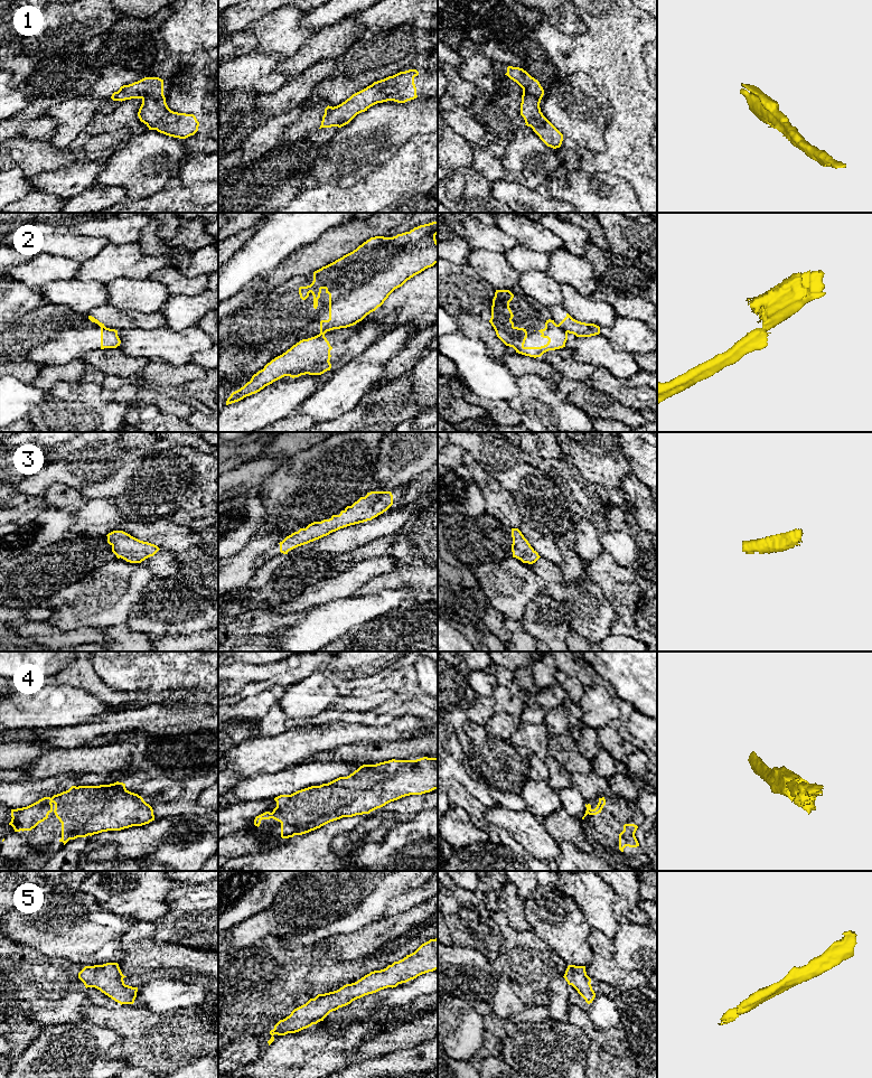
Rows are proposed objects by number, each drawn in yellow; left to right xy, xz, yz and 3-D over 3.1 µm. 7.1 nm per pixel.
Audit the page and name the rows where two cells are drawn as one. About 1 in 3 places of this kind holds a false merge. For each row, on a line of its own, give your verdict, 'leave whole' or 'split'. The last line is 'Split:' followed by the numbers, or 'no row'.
1: leave whole
2: split
3: leave whole
4: leave whole
5: leave whole
Split: 2

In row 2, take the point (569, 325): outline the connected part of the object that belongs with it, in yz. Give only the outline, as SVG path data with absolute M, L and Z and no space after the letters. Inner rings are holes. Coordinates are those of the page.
M569 313L559 324L565 332L573 334L576 337L591 337L600 334L600 327L594 324L585 324L573 319Z

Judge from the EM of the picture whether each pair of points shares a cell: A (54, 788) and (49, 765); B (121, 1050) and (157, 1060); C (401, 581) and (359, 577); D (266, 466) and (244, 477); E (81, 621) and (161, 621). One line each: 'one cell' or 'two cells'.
A: two cells
B: one cell
C: two cells
D: one cell
E: two cells

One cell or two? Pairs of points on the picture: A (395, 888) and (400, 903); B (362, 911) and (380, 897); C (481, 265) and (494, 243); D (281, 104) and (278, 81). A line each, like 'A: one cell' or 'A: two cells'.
A: two cells
B: one cell
C: two cells
D: two cells

